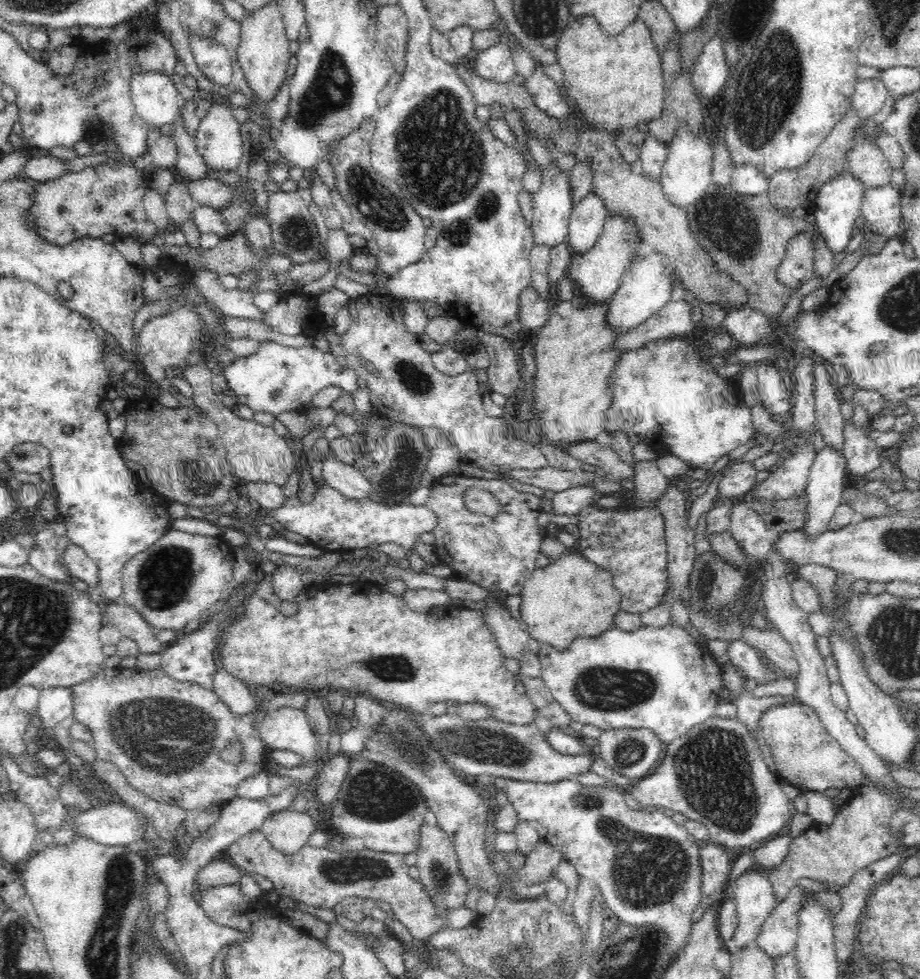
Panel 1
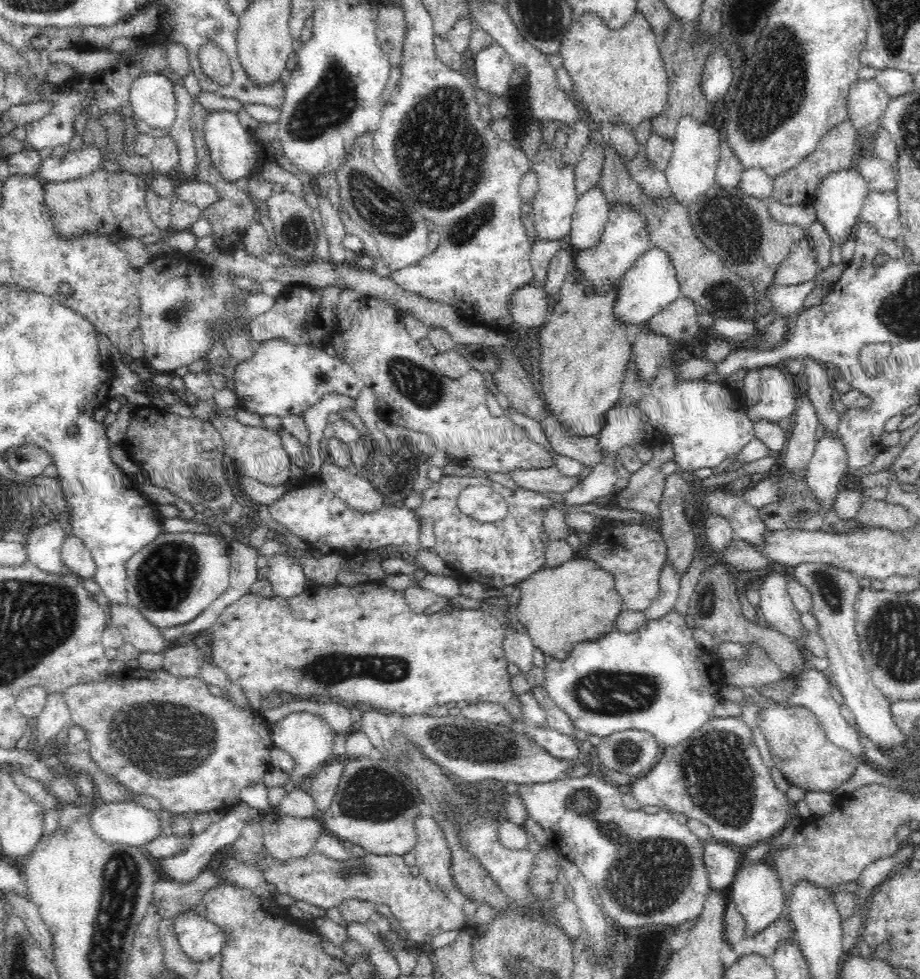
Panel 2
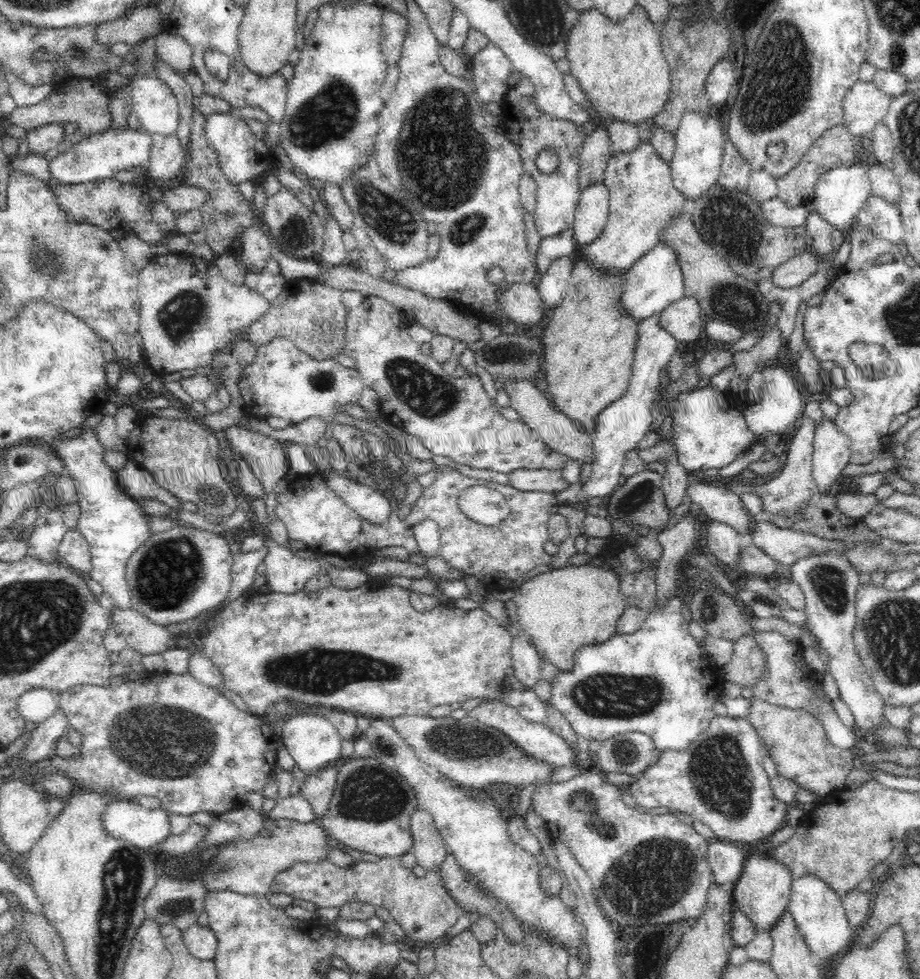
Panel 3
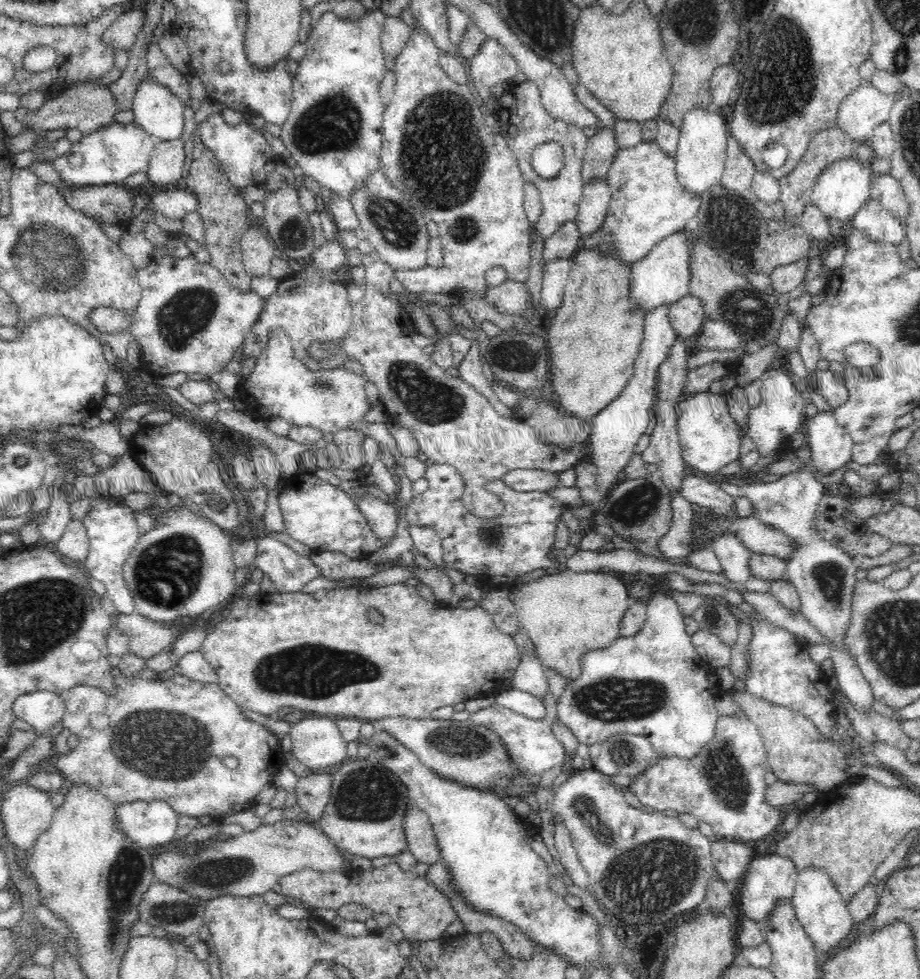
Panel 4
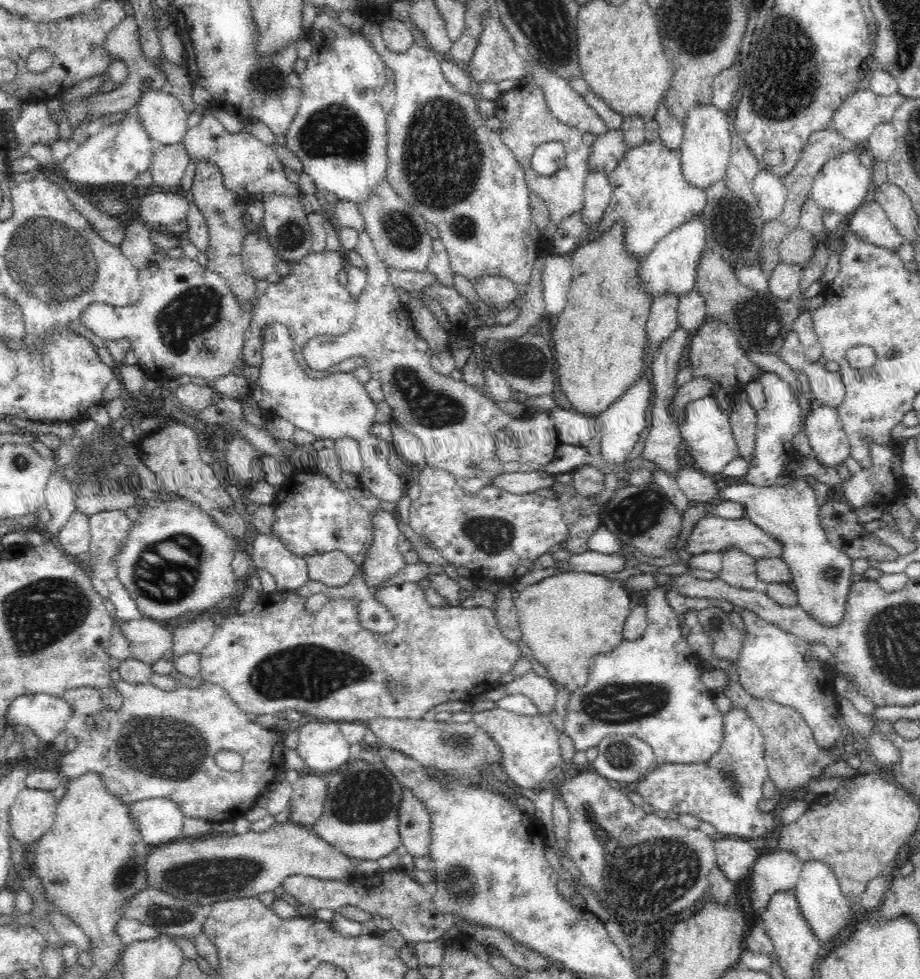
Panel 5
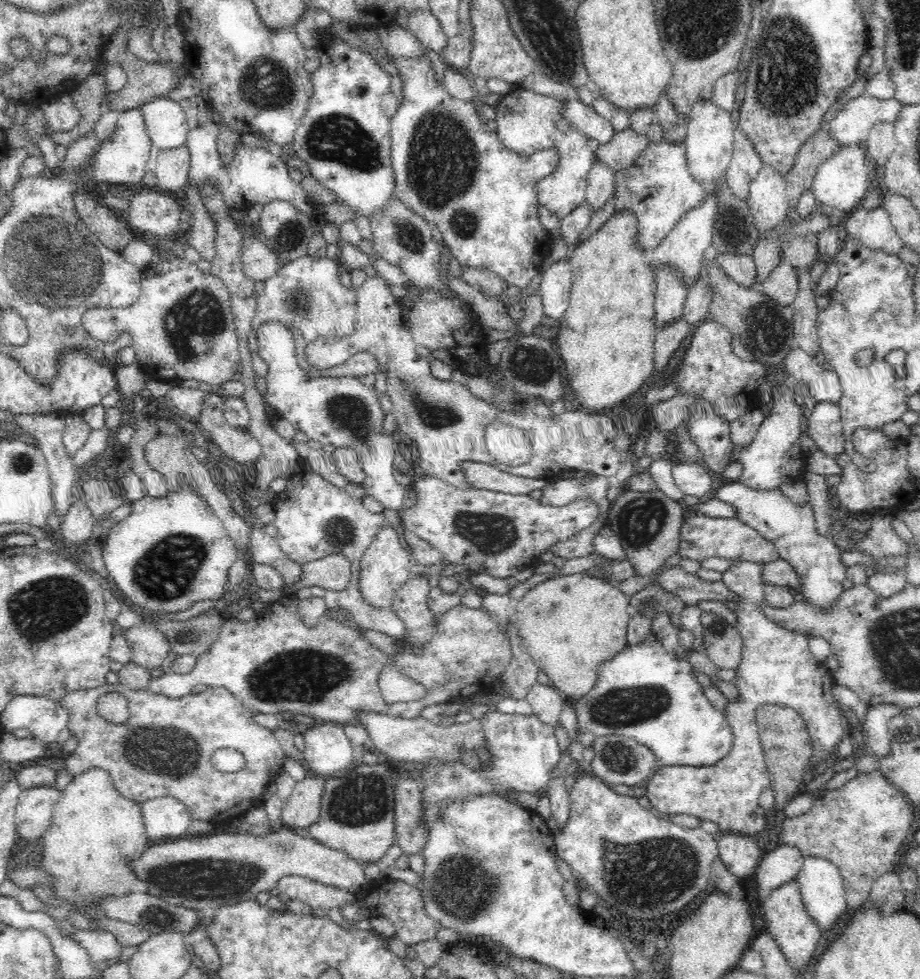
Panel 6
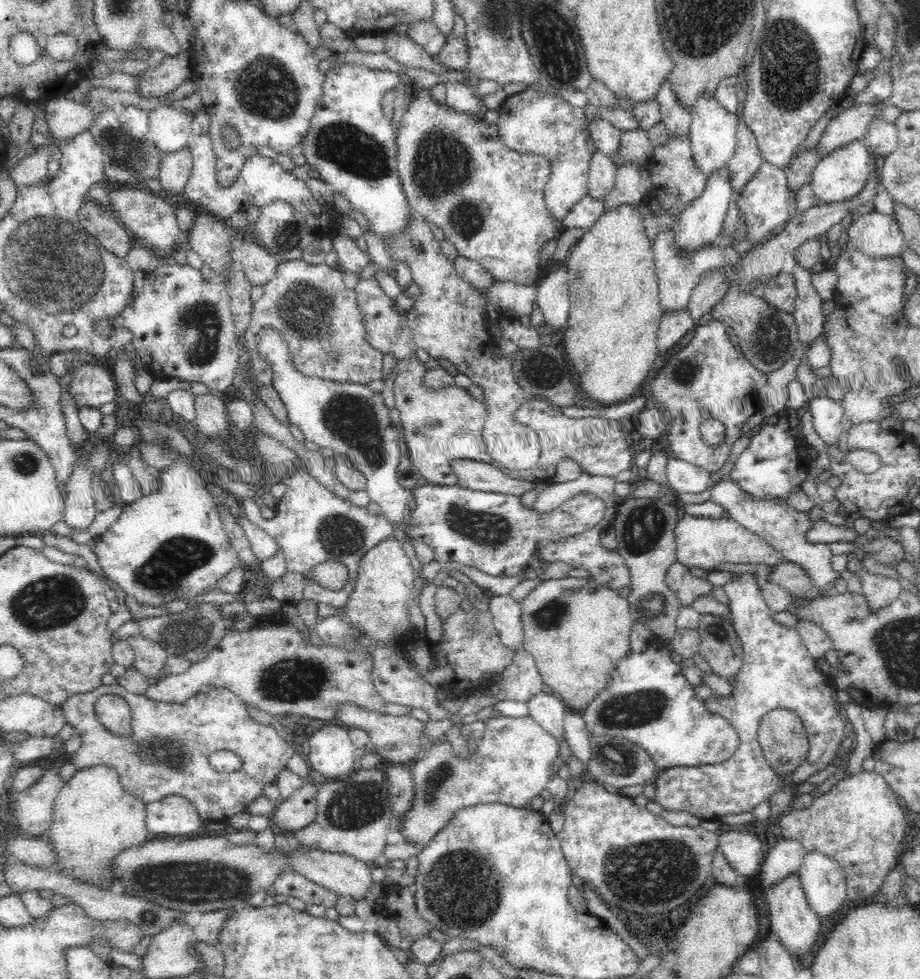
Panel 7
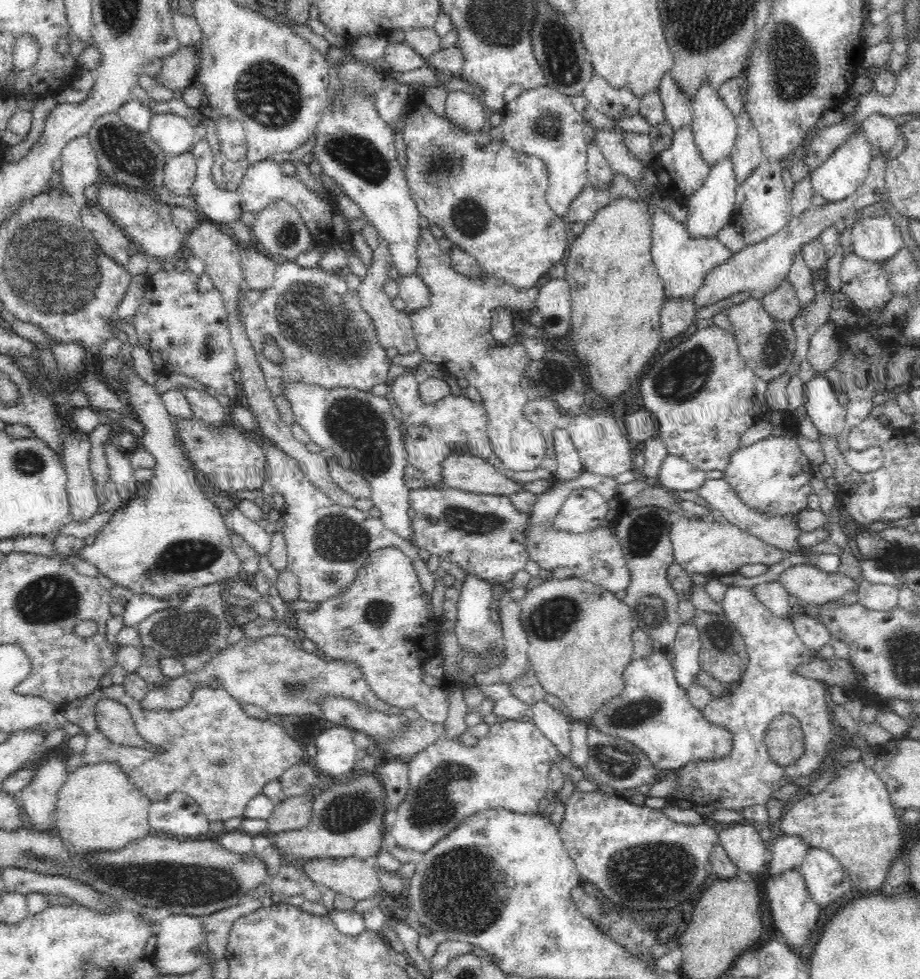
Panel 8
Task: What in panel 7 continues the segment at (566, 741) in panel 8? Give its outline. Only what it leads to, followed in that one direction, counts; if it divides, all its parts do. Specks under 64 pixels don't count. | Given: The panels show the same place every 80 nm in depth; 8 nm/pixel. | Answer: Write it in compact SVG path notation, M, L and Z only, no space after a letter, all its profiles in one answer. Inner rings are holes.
M554 693L534 694L528 701L529 716L556 740L564 739L564 716L568 710L564 702Z

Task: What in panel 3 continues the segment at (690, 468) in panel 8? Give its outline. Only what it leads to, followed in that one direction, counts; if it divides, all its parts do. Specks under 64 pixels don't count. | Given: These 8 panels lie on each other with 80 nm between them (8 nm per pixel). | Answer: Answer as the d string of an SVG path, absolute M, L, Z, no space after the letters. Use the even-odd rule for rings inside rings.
M703 481L689 482L685 495L692 502L698 503L702 512L711 520L734 527L740 535L750 537L756 516L744 508L739 494Z

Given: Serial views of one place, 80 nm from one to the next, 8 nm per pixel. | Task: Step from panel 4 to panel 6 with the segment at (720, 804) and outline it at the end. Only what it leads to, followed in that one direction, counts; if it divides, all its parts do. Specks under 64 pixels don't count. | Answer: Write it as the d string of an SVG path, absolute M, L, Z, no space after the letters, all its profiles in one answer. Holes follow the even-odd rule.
M730 560L732 566L722 573L723 583L733 592L737 598L735 613L737 622L733 626L737 629L743 639L743 652L741 663L736 670L736 688L739 698L728 702L725 715L726 721L732 729L732 748L722 760L708 766L664 766L659 767L653 776L646 782L646 796L650 806L655 807L668 816L670 814L691 814L701 820L710 820L718 824L718 829L724 833L734 833L755 837L764 830L764 823L760 823L752 813L758 808L758 798L762 791L773 785L770 768L766 764L765 754L761 747L760 737L755 713L765 705L778 705L794 708L804 720L809 730L813 753L807 764L810 777L819 772L826 764L830 763L836 755L838 742L848 733L841 705L832 695L832 687L835 686L832 673L825 666L825 662L816 662L812 652L809 650L808 637L782 628L779 624L772 622L764 611L762 611L762 600L765 600L764 587L766 583L762 578L761 563L748 562L747 560Z

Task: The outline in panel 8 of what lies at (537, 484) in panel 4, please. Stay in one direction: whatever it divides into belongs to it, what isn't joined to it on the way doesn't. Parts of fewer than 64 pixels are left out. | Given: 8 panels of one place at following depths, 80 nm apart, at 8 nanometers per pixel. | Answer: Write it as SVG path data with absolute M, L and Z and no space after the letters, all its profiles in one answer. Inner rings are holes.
M454 452L446 456L441 465L441 486L446 488L498 496L510 496L523 490L510 475L469 452Z

